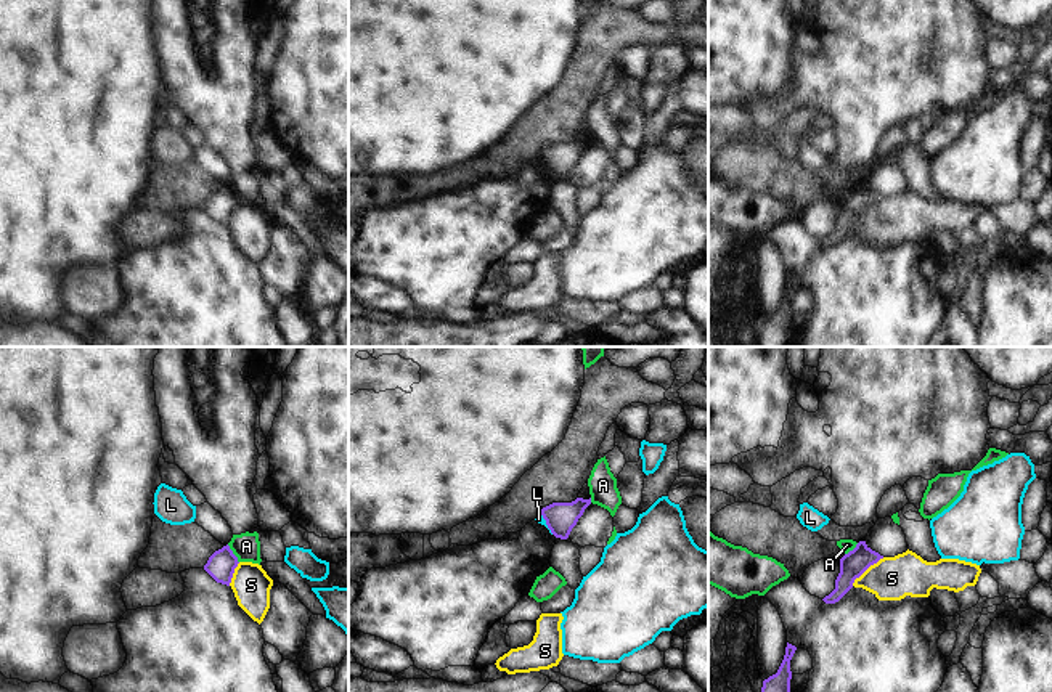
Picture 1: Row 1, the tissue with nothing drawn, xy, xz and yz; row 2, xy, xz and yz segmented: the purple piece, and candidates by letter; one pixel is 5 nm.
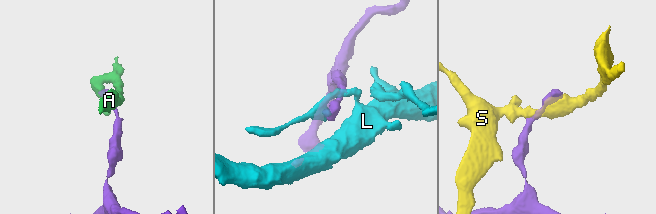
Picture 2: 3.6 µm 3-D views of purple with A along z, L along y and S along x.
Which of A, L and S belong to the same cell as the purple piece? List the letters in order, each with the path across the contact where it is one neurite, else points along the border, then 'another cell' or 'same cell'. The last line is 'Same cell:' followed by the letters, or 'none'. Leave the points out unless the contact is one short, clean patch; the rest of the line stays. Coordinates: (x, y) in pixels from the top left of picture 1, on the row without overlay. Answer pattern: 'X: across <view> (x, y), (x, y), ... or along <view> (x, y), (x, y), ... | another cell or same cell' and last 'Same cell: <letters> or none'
A: along xy (227, 185), (238, 203) | another cell
L: along xz (540, 153), (553, 174) | another cell
S: another cell
Same cell: none

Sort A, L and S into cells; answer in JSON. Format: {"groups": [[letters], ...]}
{"groups": [["A"], ["L"], ["S"]]}

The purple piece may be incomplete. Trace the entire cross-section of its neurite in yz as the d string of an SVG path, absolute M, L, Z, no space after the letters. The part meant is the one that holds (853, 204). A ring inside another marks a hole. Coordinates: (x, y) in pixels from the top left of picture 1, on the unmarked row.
M859 181L853 191L840 199L840 214L835 220L835 230L822 241L826 244L838 242L871 206L877 204L883 196L872 191L866 181Z

